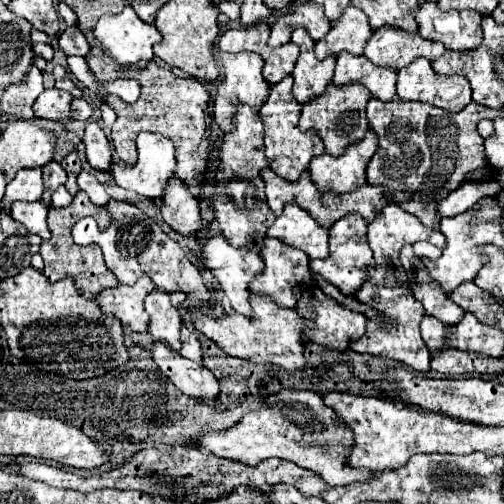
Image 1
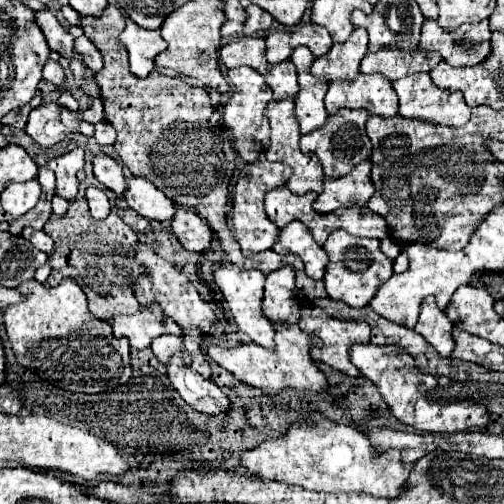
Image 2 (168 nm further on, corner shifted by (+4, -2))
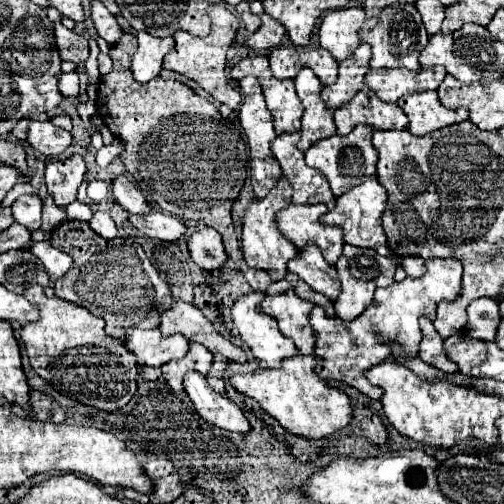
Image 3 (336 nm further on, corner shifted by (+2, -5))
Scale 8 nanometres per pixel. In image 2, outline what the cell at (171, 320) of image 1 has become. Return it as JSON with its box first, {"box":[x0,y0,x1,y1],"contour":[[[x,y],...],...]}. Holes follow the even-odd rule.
{"box":[151,317,187,365],"contour":[[[165,317],[163,321],[163,327],[167,329],[167,333],[163,337],[157,337],[153,343],[151,343],[151,351],[155,353],[155,357],[163,363],[163,365],[169,365],[169,359],[173,355],[183,355],[187,353],[185,347],[183,347],[183,329],[179,325],[175,325],[171,319]]]}

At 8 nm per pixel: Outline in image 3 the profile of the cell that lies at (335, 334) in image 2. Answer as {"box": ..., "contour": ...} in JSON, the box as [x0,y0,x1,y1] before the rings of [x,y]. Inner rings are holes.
{"box":[315,258,463,400],"contour":[[[429,258],[425,260],[425,274],[421,274],[421,278],[407,276],[400,282],[394,281],[385,288],[377,288],[373,304],[359,318],[343,324],[337,320],[337,332],[315,332],[315,356],[323,358],[317,366],[317,374],[323,380],[341,380],[357,388],[361,394],[379,400],[383,390],[369,384],[369,380],[365,378],[365,370],[385,358],[391,358],[391,352],[381,338],[385,336],[399,342],[405,350],[405,356],[415,356],[421,342],[417,318],[425,314],[433,320],[439,302],[451,302],[453,298],[457,298],[457,294],[461,292],[461,274],[463,266],[455,258]]]}

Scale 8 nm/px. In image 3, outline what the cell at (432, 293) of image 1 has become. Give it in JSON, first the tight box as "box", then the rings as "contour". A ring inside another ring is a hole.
{"box":[419,316,457,372],"contour":[[[421,316],[419,324],[421,324],[421,332],[423,332],[423,340],[419,344],[419,358],[443,372],[455,372],[457,364],[449,362],[449,358],[443,350],[443,338],[437,334],[433,322]]]}

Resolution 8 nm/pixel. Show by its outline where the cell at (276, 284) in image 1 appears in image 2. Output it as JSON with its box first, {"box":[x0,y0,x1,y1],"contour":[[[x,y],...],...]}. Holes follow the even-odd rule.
{"box":[263,267,303,325],"contour":[[[283,267],[281,271],[273,271],[265,281],[265,297],[263,297],[263,313],[273,323],[295,325],[301,319],[303,295],[295,287],[295,271],[291,267]]]}

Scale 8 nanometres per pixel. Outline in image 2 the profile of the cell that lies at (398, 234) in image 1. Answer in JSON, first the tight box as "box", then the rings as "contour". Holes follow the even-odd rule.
{"box":[351,345,491,433],"contour":[[[355,345],[351,347],[351,363],[377,387],[381,397],[385,399],[389,411],[405,425],[411,425],[425,433],[457,433],[469,431],[477,427],[487,427],[491,423],[489,411],[483,403],[475,403],[469,397],[445,399],[437,393],[439,379],[431,375],[423,375],[411,355],[401,347],[375,347],[375,345]],[[421,385],[427,385],[427,391],[419,391]]]}

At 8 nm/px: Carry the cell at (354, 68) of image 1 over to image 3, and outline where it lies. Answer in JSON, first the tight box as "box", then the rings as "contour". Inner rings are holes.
{"box":[333,88,409,134],"contour":[[[363,88],[361,94],[353,96],[353,102],[333,112],[337,134],[349,134],[353,126],[367,124],[375,130],[405,130],[409,120],[407,114],[395,102],[381,102],[373,90]]]}

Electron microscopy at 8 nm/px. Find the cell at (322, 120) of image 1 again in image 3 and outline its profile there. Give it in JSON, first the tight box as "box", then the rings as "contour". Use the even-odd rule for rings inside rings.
{"box":[305,126,377,196],"contour":[[[355,126],[349,136],[331,136],[325,138],[321,142],[315,142],[307,152],[305,152],[305,162],[311,168],[317,168],[321,174],[327,176],[331,190],[335,196],[345,194],[347,190],[351,190],[353,186],[361,184],[363,178],[369,178],[375,174],[375,164],[377,164],[377,150],[371,144],[371,134],[373,128],[371,126]]]}

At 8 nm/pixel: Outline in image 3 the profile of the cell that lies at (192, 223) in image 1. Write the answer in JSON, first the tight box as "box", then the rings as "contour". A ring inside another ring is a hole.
{"box":[187,228,227,270],"contour":[[[201,228],[193,232],[187,246],[189,246],[193,262],[199,268],[215,270],[215,268],[221,268],[223,262],[227,260],[223,242],[221,242],[221,234],[213,228]]]}

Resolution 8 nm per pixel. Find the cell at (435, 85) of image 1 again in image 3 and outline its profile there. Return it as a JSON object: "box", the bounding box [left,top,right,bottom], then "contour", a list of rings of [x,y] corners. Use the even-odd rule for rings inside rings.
{"box":[397,90,469,136],"contour":[[[425,90],[421,94],[407,94],[397,104],[409,116],[407,130],[415,136],[425,136],[437,128],[445,128],[445,126],[451,126],[469,118],[469,110],[465,108],[457,108],[457,110],[445,108],[439,102],[435,90],[433,92]]]}

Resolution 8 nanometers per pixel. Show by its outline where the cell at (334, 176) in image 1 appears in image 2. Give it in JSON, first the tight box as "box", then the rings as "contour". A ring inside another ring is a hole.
{"box":[315,161,375,215],"contour":[[[363,161],[359,167],[355,167],[355,173],[345,175],[343,179],[325,179],[323,181],[323,193],[315,201],[315,211],[325,215],[339,207],[353,207],[359,205],[365,207],[373,195],[375,187],[371,183],[371,161]]]}

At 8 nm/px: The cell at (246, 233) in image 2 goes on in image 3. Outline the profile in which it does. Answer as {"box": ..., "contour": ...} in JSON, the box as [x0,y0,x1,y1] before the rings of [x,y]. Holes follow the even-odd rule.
{"box":[241,176,297,280],"contour":[[[281,176],[277,180],[277,186],[273,186],[273,190],[269,190],[269,194],[261,200],[253,200],[247,208],[245,208],[245,216],[243,216],[243,234],[241,234],[241,246],[243,246],[243,256],[245,262],[251,268],[261,268],[267,270],[271,280],[281,280],[287,272],[287,262],[291,258],[297,256],[297,248],[293,246],[293,242],[289,242],[275,224],[275,212],[289,206],[291,202],[291,186],[289,180],[285,176]]]}

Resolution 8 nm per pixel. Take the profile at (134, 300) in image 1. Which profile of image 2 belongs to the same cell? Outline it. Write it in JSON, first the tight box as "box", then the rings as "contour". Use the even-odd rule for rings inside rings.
{"box":[113,303,163,349],"contour":[[[155,303],[151,307],[141,307],[137,313],[133,315],[115,315],[113,317],[113,333],[121,339],[129,339],[131,347],[135,349],[147,349],[151,345],[151,341],[159,335],[163,335],[163,311],[159,311],[159,307],[155,307]]]}

